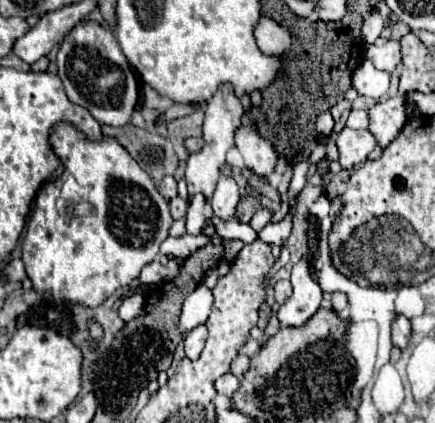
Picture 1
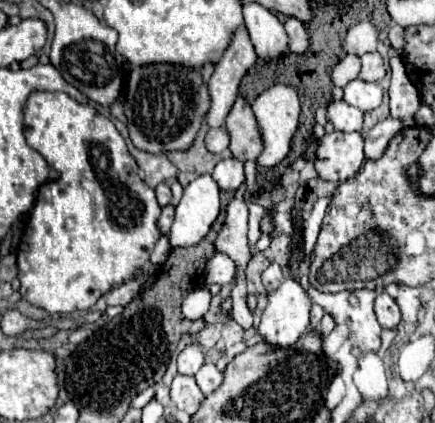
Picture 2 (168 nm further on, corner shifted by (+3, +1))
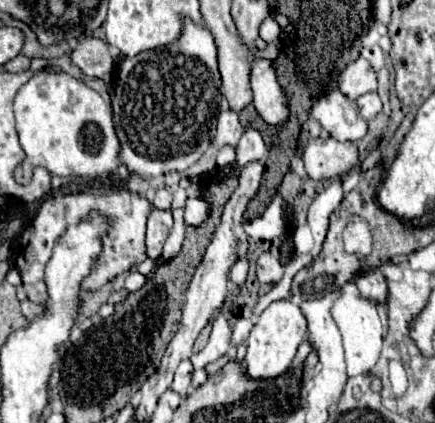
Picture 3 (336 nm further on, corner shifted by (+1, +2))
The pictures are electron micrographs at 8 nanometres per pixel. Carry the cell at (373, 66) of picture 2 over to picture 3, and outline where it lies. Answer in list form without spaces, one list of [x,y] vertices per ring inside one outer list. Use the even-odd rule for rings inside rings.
[[[358,58],[344,68],[338,78],[338,88],[340,92],[344,92],[344,96],[356,102],[362,94],[376,92],[376,72],[366,60]]]

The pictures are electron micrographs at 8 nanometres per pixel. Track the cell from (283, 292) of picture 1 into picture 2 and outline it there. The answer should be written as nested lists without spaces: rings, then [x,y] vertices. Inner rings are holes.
[[[272,263],[272,265],[262,273],[262,283],[264,283],[264,287],[266,287],[268,293],[276,291],[276,289],[282,285],[282,281],[284,281],[284,275],[282,275],[282,269],[280,269],[278,263]]]

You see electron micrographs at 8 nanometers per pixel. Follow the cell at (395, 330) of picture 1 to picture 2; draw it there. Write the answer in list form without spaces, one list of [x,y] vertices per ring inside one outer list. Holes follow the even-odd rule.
[[[380,293],[380,295],[376,297],[374,311],[376,311],[378,323],[380,323],[384,329],[398,329],[398,321],[402,321],[402,313],[400,313],[396,301],[394,301],[390,295]]]

